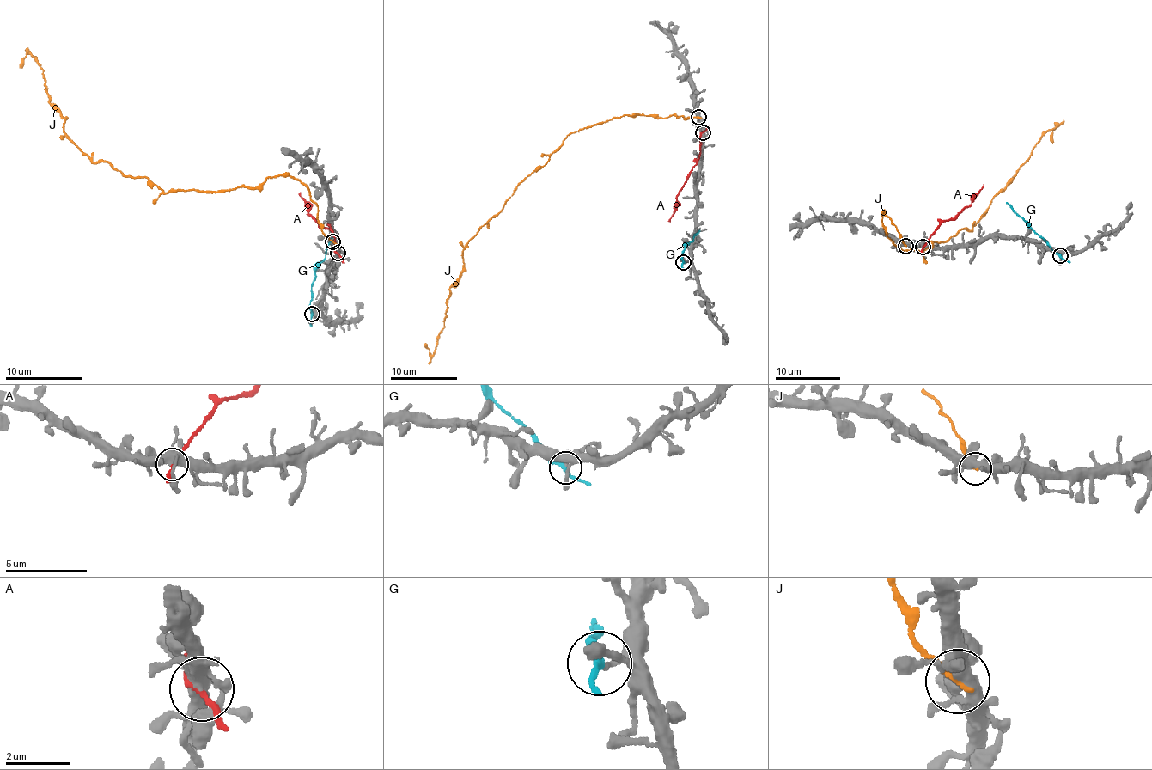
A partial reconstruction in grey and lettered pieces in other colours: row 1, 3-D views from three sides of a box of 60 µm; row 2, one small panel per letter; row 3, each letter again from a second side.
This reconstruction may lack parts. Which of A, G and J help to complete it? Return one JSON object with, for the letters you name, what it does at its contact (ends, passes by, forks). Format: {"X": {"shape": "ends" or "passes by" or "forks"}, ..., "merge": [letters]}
{"merge": []}

